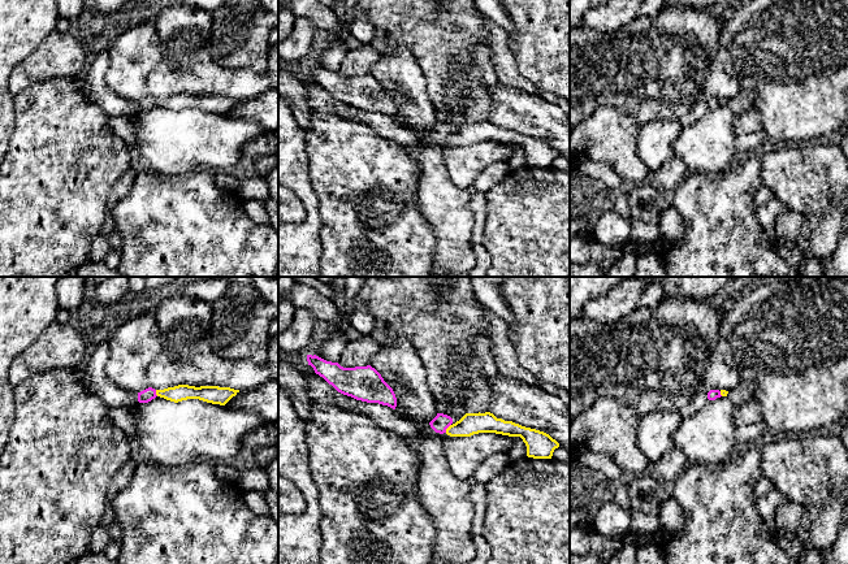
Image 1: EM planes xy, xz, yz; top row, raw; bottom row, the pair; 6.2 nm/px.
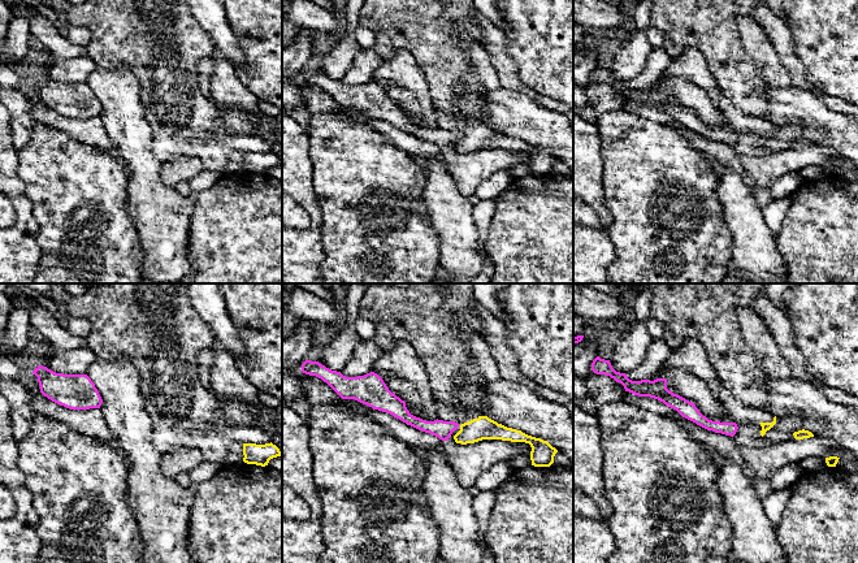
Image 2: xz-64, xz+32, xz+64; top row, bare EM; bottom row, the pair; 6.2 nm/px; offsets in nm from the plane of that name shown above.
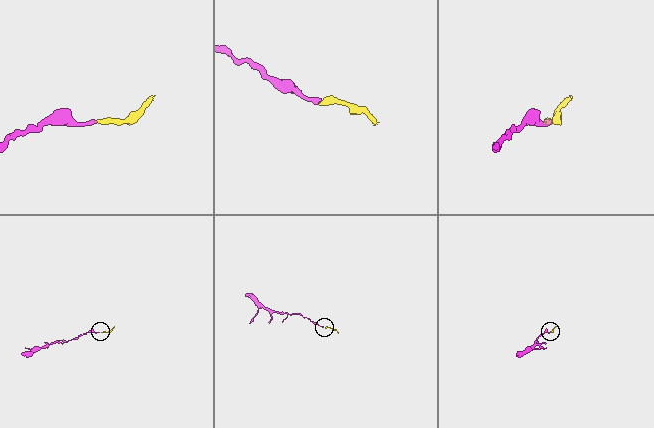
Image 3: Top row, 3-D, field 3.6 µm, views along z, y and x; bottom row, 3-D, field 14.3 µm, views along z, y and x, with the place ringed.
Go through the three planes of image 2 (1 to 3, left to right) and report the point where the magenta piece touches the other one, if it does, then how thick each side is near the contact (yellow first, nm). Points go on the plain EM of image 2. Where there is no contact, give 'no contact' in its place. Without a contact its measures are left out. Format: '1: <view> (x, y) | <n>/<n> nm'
1: no contact
2: no contact
3: no contact

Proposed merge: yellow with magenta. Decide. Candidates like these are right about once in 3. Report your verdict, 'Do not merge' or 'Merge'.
Merge

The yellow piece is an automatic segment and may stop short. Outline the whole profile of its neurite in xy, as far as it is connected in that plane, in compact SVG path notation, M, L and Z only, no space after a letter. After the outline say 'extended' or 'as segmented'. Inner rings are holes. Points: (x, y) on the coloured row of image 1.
M178 385L164 390L155 390L152 387L148 387L138 392L138 402L148 403L156 396L160 396L174 403L187 399L199 399L207 403L225 405L238 392L239 390L219 386L195 387L189 385Z | extended

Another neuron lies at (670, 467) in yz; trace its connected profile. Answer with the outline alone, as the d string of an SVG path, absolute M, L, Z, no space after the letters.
M672 446L654 463L656 477L662 482L675 482L689 465L683 451Z

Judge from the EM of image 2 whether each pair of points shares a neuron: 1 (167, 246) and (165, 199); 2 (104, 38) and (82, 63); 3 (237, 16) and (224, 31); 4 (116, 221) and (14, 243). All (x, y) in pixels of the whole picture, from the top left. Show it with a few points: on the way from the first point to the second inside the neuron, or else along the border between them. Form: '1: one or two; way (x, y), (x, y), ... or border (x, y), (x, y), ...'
1: one; way (165, 234), (165, 211)
2: two; border (87, 55), (98, 66)
3: two; border (224, 13), (229, 27), (243, 51)
4: two; border (31, 209), (38, 226), (38, 269)

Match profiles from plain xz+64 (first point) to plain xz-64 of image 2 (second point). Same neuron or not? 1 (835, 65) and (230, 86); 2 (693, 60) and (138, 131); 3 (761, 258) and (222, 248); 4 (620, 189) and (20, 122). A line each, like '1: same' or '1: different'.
1: different
2: same
3: different
4: different

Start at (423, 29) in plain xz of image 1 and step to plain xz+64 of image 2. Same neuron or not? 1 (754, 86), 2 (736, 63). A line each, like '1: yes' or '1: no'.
1: yes
2: yes

